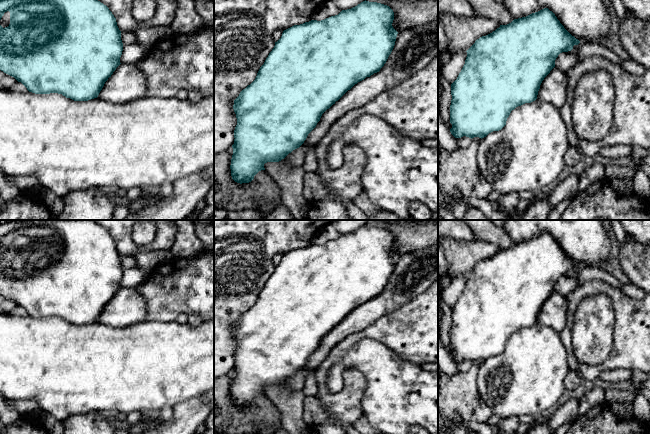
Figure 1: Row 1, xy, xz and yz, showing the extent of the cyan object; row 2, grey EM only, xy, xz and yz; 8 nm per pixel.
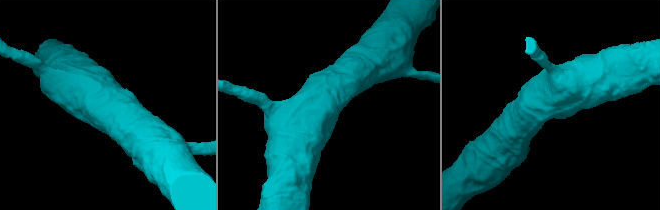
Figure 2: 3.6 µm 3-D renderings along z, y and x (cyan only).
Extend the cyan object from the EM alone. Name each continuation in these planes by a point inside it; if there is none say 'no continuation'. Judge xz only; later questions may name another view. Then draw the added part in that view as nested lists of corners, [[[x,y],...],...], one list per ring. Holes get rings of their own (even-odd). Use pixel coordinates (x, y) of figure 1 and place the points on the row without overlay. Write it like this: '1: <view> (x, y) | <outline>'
no continuation

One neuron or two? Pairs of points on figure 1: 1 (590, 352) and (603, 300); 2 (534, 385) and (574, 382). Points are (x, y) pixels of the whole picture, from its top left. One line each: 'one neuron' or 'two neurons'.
1: one neuron
2: two neurons

